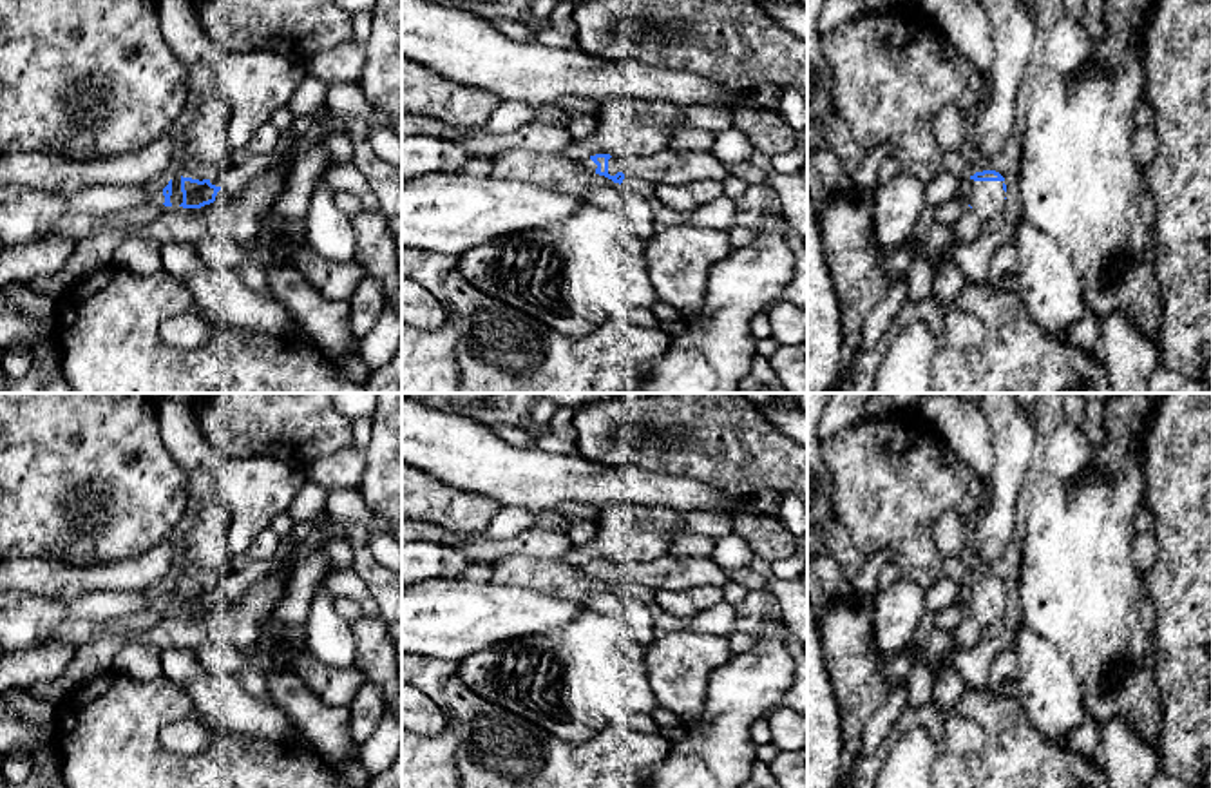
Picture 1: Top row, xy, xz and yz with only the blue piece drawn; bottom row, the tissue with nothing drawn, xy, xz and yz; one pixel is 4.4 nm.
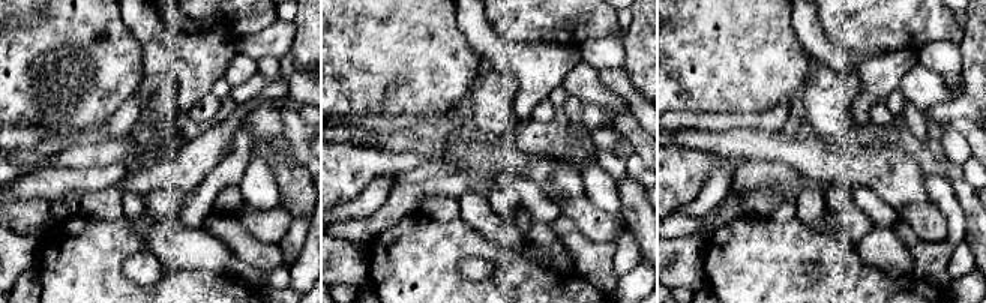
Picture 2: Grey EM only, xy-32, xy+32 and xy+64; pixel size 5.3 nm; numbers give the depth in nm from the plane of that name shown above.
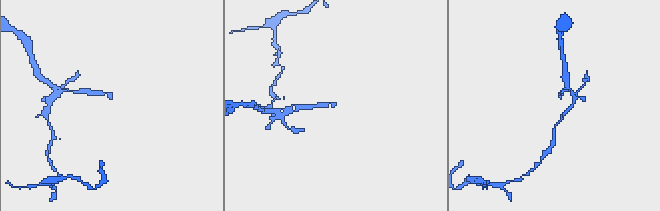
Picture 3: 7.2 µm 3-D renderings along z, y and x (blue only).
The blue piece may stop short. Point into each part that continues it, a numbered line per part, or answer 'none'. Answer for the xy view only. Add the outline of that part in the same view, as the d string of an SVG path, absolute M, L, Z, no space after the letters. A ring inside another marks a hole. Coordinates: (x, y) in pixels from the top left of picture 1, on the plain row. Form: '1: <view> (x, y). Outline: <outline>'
1: xy (176, 604). Outline: M181 583L172 585L172 601L170 601L172 612L179 612L183 609L183 598L181 598Z

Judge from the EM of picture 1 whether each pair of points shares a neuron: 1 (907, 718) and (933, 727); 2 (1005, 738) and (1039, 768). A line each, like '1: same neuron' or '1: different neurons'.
1: same neuron
2: same neuron

